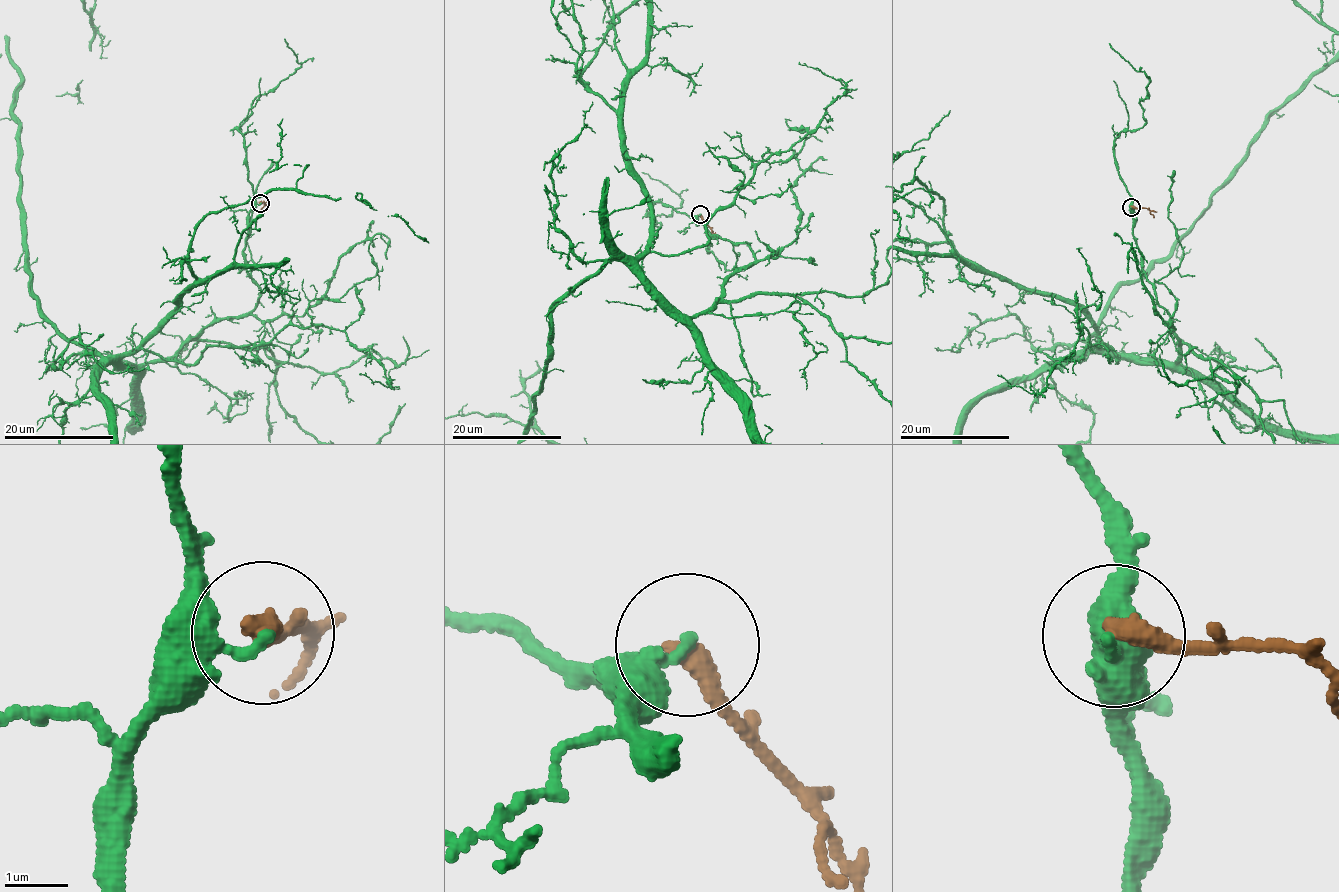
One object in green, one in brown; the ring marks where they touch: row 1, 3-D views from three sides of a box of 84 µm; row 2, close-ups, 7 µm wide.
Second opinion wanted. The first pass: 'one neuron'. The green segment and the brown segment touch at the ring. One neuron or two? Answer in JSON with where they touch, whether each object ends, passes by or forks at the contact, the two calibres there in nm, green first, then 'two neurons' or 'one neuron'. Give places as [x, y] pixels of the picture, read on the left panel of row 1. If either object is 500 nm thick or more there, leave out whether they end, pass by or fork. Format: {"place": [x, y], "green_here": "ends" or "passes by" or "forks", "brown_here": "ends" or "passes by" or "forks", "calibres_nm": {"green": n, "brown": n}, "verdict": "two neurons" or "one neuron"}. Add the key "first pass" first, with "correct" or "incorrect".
{"first pass": "incorrect", "place": [260, 203], "green_here": "ends", "brown_here": "ends", "calibres_nm": {"green": 240, "brown": 360}, "verdict": "two neurons"}

